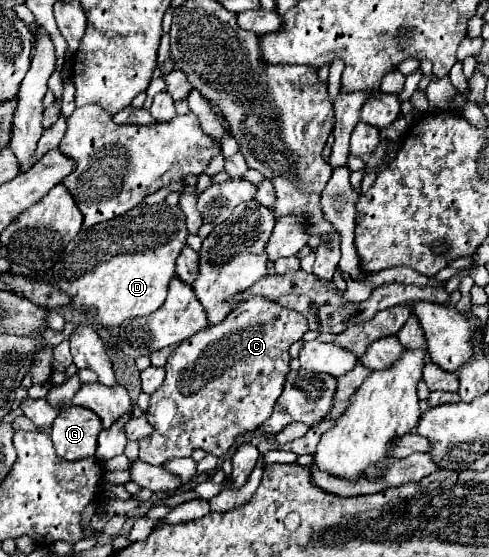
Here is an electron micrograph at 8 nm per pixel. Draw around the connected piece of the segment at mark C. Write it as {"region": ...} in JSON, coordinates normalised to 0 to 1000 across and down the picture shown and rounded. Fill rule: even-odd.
{"region":[[[515,531],[491,542],[454,582],[421,589],[372,614],[344,643],[339,689],[311,707],[299,747],[307,750],[307,761],[315,761],[315,776],[307,786],[286,790],[286,826],[331,837],[339,826],[389,819],[397,804],[413,804],[442,819],[466,811],[487,779],[524,772],[552,747],[560,722],[581,697],[585,671],[593,668],[589,625],[597,614],[613,610],[626,592],[630,582],[613,560],[552,542],[552,535]]]}

